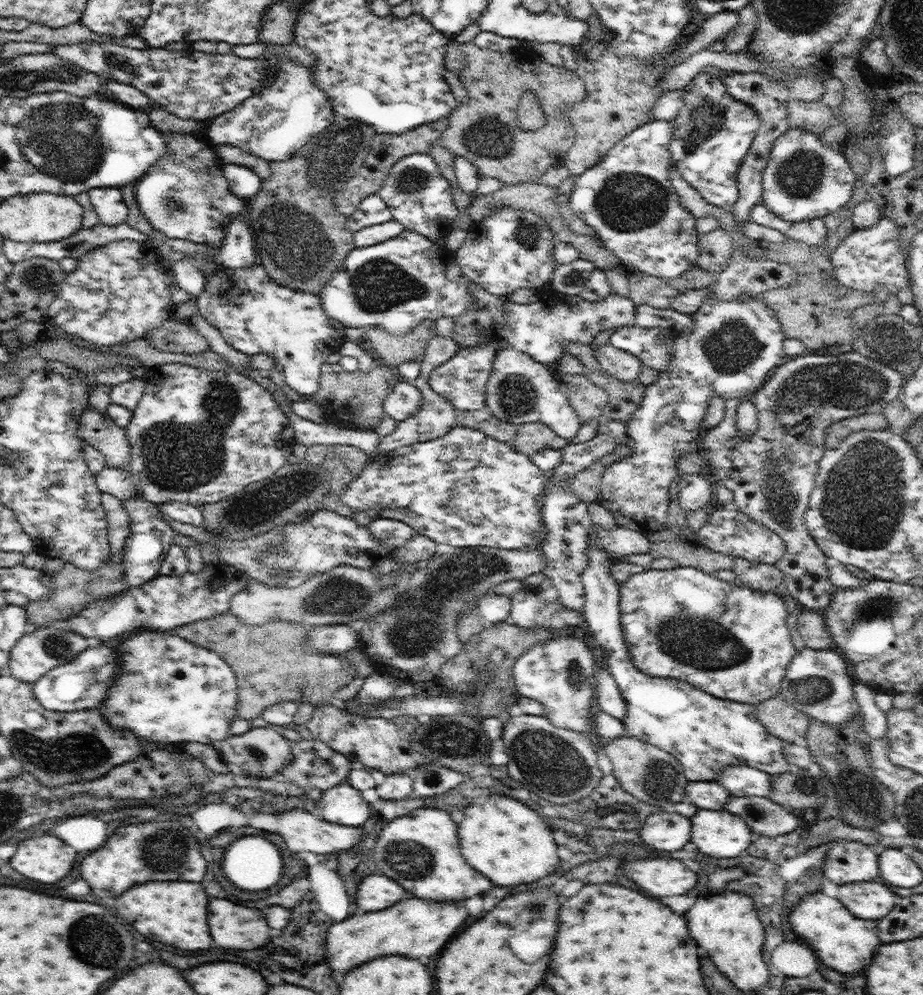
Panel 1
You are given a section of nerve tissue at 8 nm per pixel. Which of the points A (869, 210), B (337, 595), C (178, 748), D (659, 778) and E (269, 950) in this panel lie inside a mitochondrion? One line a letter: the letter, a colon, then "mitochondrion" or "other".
A: other
B: mitochondrion
C: other
D: mitochondrion
E: other

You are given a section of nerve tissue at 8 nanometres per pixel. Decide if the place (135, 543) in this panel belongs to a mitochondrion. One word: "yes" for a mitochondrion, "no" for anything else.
no

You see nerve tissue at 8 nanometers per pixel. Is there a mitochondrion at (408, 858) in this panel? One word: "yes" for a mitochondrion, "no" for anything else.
yes

